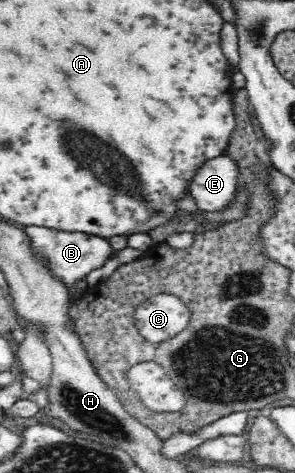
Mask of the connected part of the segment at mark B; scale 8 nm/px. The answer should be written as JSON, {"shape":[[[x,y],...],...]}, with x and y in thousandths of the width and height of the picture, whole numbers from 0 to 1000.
{"shape":[[[139,478],[78,480],[108,512],[105,524],[132,541],[153,541],[176,577],[217,598],[234,613],[251,609],[251,596],[298,586],[325,567],[349,562],[383,537],[380,518],[359,503],[288,493],[224,493],[203,486],[139,482]]]}

